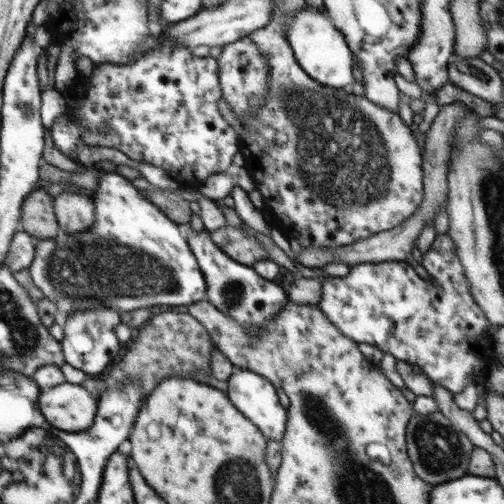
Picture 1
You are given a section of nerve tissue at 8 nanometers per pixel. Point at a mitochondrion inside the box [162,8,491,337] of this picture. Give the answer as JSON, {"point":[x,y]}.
{"point":[345,157]}

